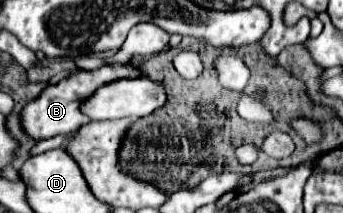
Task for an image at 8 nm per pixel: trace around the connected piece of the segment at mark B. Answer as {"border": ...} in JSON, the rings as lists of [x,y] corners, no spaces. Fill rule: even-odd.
{"border":[[[113,63],[113,65],[103,65],[99,69],[93,69],[93,71],[77,71],[65,79],[61,79],[57,85],[51,85],[51,87],[45,87],[43,93],[29,101],[25,107],[23,107],[23,127],[25,131],[41,141],[41,139],[49,139],[49,137],[55,137],[55,135],[73,135],[77,133],[83,125],[87,125],[91,119],[87,115],[81,113],[79,105],[99,87],[111,83],[111,81],[117,81],[117,79],[135,79],[139,77],[141,71],[137,65],[119,65],[119,63]]]}

